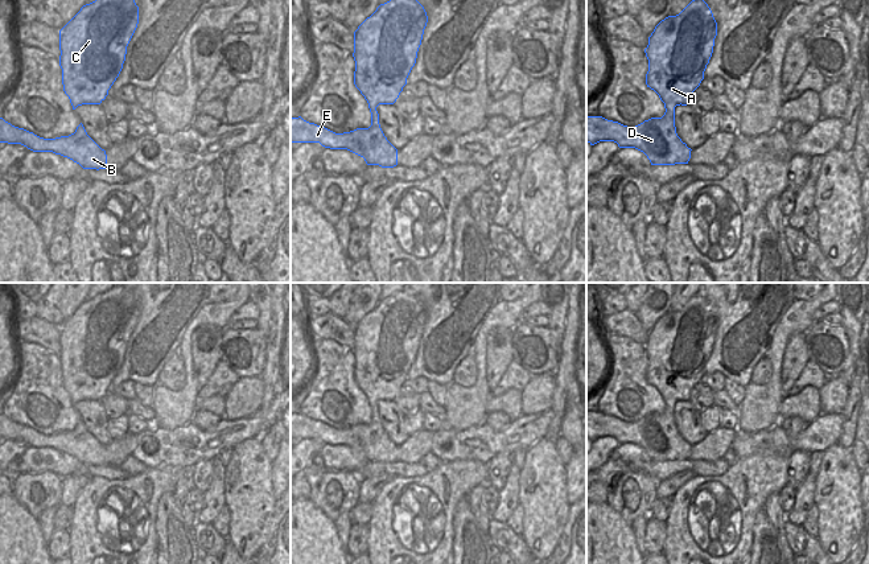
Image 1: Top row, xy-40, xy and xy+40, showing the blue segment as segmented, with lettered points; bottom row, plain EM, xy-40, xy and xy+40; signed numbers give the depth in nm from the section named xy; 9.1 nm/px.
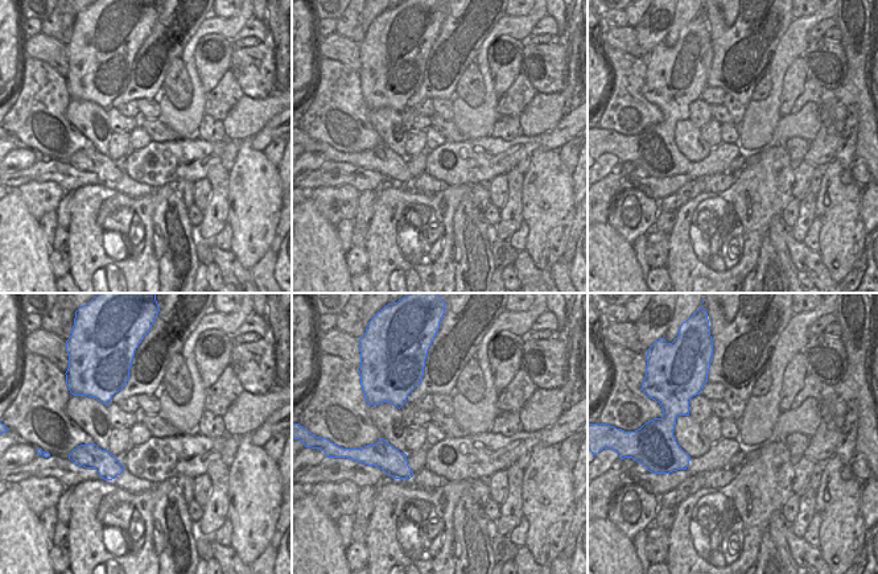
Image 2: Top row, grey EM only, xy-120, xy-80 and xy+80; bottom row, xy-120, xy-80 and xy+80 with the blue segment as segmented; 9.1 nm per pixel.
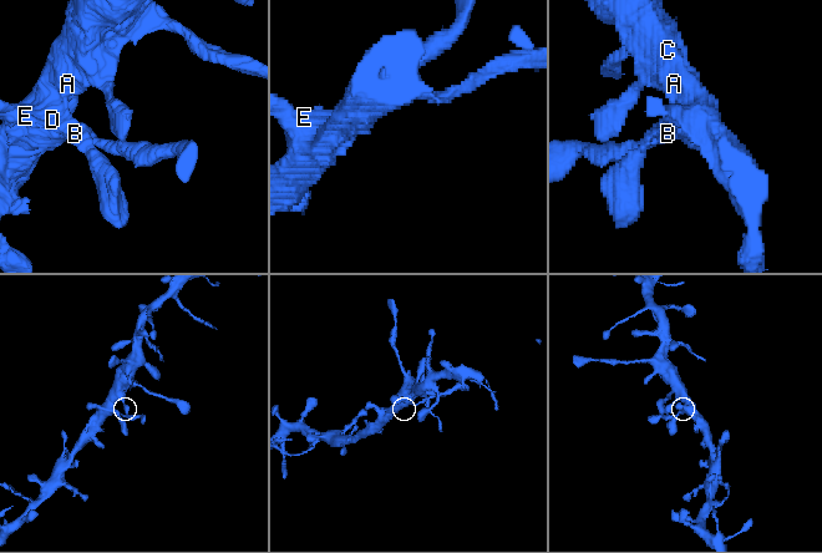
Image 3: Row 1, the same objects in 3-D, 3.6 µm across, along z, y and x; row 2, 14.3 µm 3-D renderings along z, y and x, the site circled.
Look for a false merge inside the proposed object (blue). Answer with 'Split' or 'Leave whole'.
Leave whole

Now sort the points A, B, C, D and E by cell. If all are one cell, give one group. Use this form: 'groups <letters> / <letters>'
groups A B C D E

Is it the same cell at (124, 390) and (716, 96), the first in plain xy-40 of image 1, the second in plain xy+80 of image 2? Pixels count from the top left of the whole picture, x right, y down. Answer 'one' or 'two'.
one

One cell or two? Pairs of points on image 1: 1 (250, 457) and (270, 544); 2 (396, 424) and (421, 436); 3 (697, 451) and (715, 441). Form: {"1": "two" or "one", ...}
{"1": "two", "2": "two", "3": "one"}

